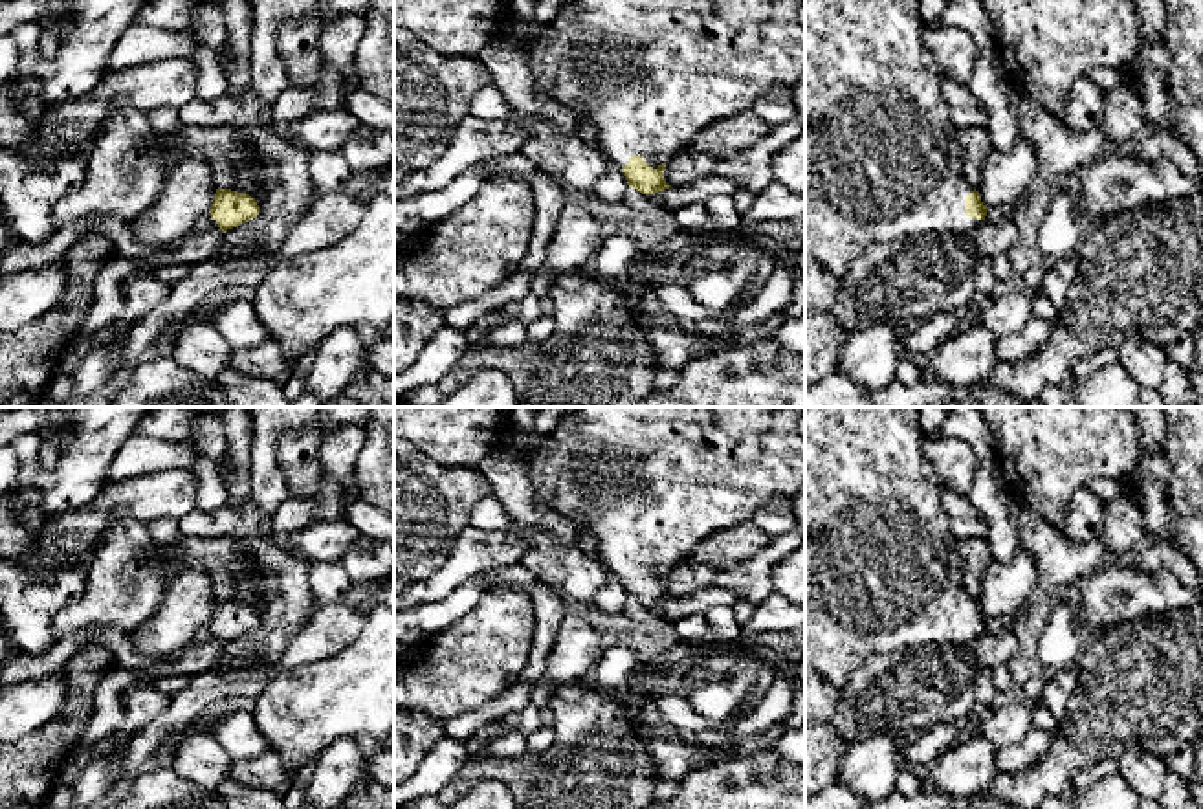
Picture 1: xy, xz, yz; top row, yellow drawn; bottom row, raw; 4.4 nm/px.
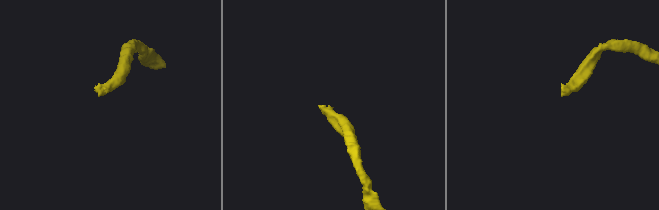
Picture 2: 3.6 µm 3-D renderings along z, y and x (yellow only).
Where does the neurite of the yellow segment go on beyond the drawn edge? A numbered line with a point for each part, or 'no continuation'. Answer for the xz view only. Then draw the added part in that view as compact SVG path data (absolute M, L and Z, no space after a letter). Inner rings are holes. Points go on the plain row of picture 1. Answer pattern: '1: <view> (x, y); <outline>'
1: xz (651, 483); M578 407L557 420L545 444L530 453L524 466L537 497L568 517L579 536L590 532L596 537L600 558L611 574L622 580L631 567L642 567L646 574L658 580L686 561L701 541L752 519L765 503L798 497L805 488L805 438L798 433L798 420L803 415L805 407Z

